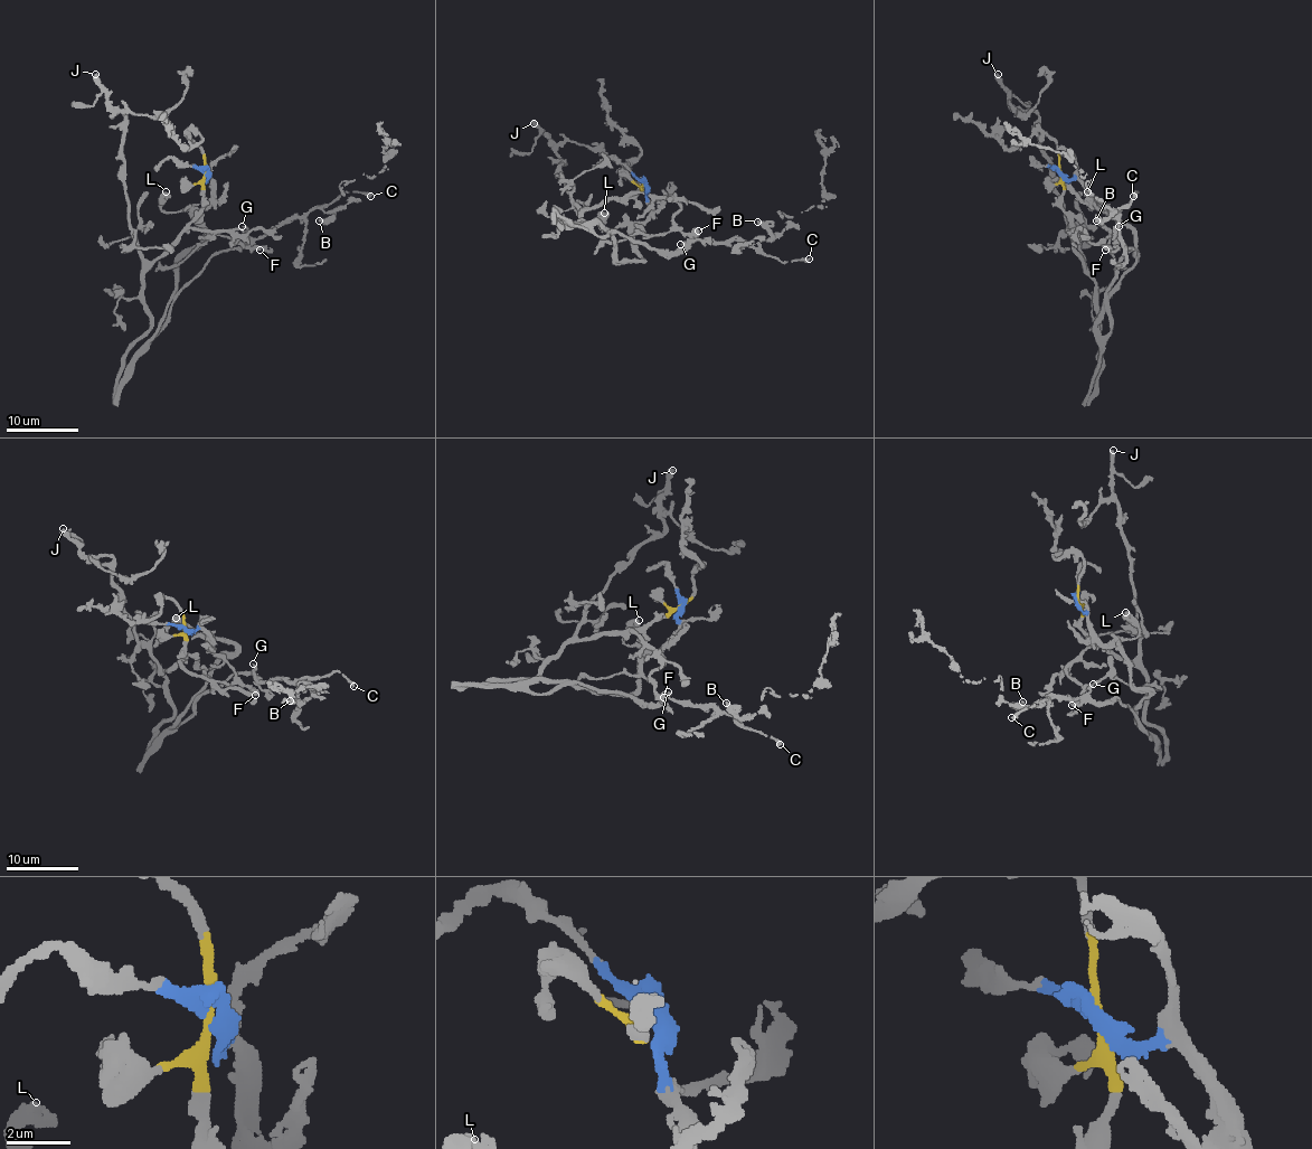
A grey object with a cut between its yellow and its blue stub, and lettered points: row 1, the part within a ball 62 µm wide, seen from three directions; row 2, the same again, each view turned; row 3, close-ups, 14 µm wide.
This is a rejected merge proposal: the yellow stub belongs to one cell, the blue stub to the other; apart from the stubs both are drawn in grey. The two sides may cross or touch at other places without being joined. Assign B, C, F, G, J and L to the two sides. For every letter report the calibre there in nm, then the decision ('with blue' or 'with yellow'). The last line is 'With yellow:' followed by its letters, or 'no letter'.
B: calibre 280 nm; with blue
C: calibre 360 nm; with blue
F: calibre 600 nm; with yellow
G: calibre 200 nm; with blue
J: calibre 480 nm; with yellow
L: calibre 440 nm; with blue
With yellow: F, J

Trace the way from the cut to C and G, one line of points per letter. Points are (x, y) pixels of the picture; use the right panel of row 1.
C: (1059, 172), (1131, 231), (1135, 263), (1108, 294), (1126, 248), (1113, 239), (1115, 214), (1133, 196)
G: (1059, 172), (1076, 178), (1091, 199), (1131, 231), (1135, 263), (1108, 294), (1126, 248), (1119, 226)

